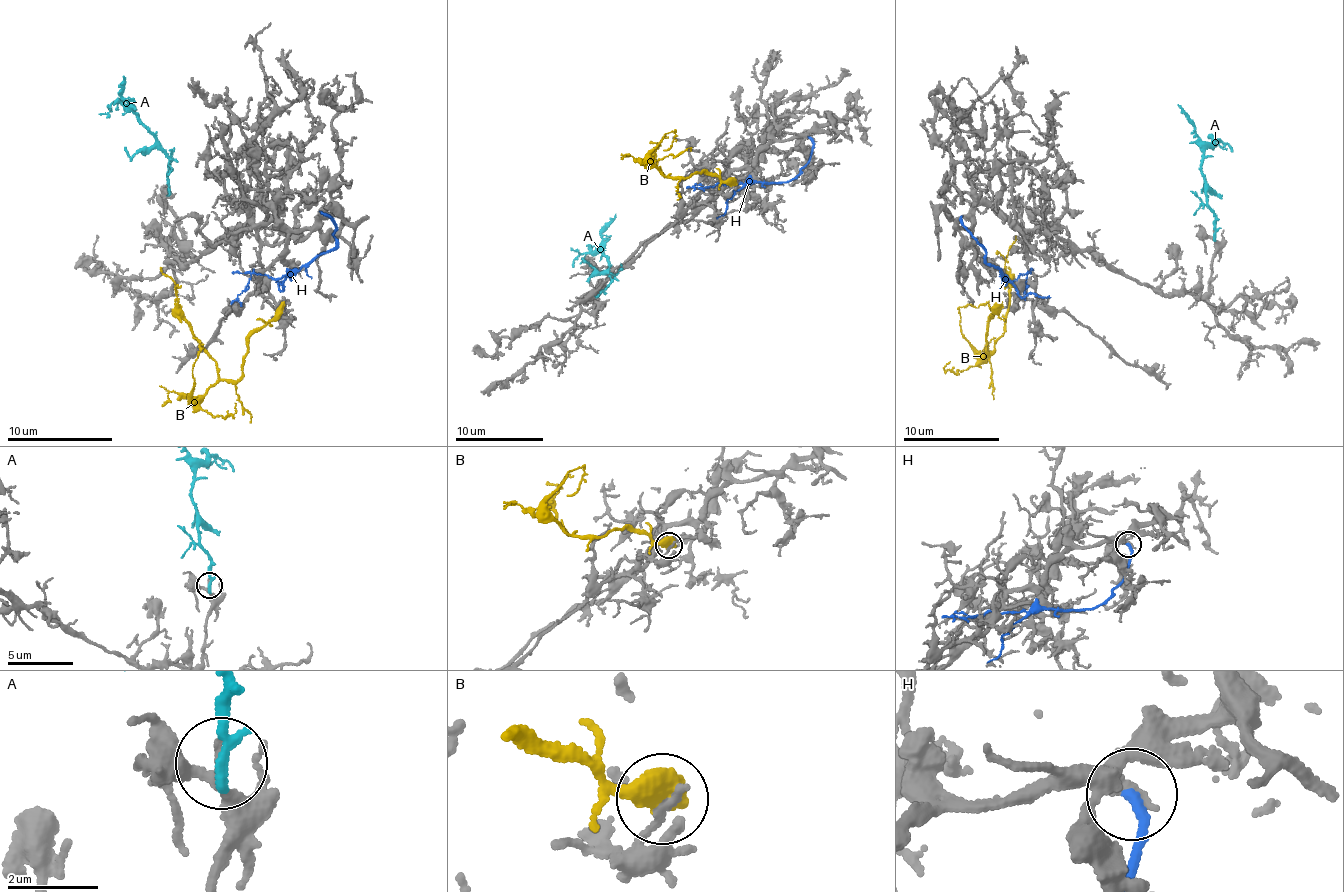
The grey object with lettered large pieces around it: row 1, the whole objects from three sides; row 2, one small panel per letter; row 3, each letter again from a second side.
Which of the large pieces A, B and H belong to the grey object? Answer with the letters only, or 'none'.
A

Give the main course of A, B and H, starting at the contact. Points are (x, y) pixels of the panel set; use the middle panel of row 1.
A: (598, 295), (611, 278), (600, 234), (615, 214)
B: (731, 183), (705, 170), (666, 176), (658, 168), (655, 152), (660, 143), (650, 142)
H: (811, 138), (806, 163), (788, 182), (752, 180), (733, 185), (716, 183), (705, 189), (693, 187), (694, 190)

